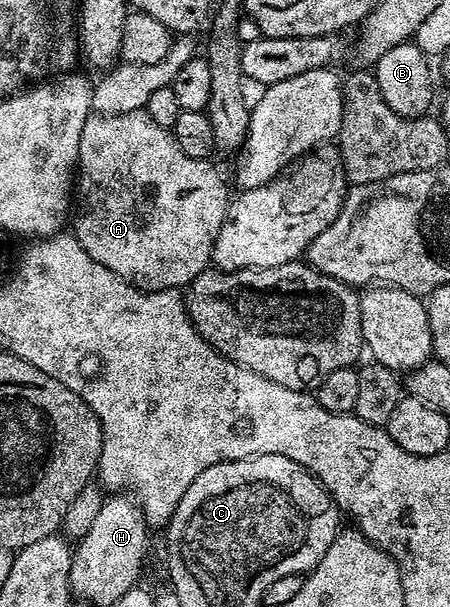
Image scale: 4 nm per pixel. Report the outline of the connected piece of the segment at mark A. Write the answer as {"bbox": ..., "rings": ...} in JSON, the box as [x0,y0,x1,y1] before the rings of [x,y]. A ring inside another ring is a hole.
{"bbox":[72,109,228,291],"rings":[[[145,109],[119,115],[91,114],[80,133],[80,149],[76,168],[76,210],[72,215],[74,238],[91,257],[100,261],[100,265],[104,265],[104,269],[112,269],[116,277],[120,277],[125,283],[130,283],[134,287],[139,287],[141,291],[173,291],[189,287],[190,282],[198,274],[211,266],[214,242],[220,233],[220,225],[224,225],[226,220],[228,194],[226,195],[226,187],[222,184],[222,179],[212,164],[210,159],[188,157],[188,153],[184,153],[184,149],[176,145],[173,134],[167,128],[156,125],[156,121],[152,121],[152,117]]]}

